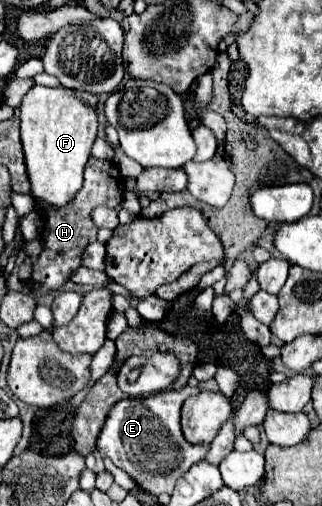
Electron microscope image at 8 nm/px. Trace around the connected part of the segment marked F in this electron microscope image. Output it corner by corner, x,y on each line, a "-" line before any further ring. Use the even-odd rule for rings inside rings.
34,85
22,99
20,125
32,197
58,207
66,205
84,181
84,165
98,129
98,115
94,107
84,103
72,89

